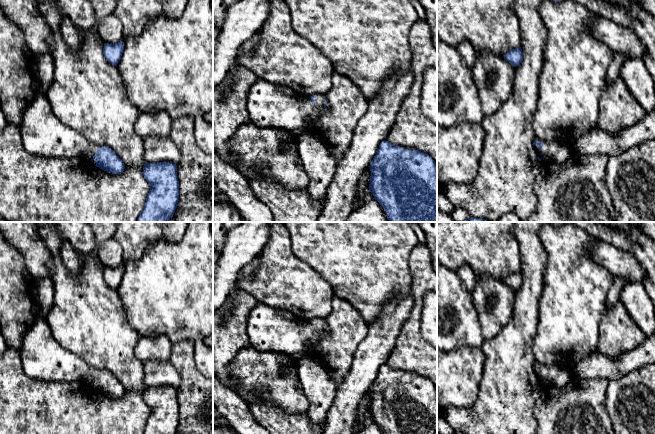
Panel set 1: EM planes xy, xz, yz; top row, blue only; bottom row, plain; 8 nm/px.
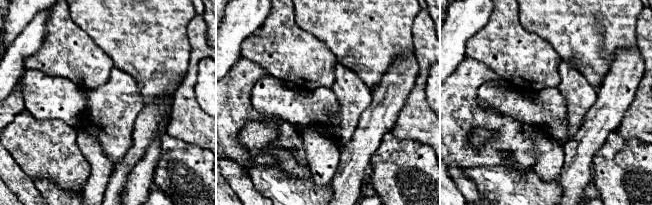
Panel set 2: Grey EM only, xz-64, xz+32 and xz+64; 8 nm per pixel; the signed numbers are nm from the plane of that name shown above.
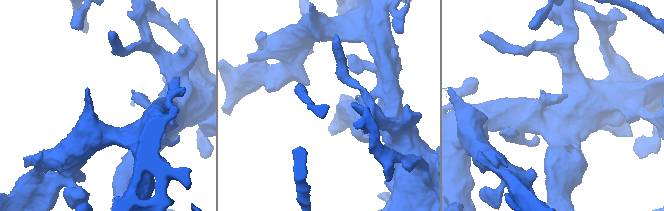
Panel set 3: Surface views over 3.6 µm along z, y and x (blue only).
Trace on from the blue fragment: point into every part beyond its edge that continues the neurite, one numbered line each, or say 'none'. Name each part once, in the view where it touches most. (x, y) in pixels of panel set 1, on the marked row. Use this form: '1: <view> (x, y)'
1: xy (43, 134)

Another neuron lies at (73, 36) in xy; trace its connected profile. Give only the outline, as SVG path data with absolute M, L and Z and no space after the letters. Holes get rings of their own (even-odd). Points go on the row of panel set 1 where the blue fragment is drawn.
M68 17L62 19L60 30L71 51L77 51L88 34L79 29Z

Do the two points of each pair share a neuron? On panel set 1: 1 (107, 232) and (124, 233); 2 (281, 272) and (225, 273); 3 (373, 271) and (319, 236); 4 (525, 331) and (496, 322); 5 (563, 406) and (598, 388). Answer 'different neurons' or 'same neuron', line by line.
1: different neurons
2: different neurons
3: same neuron
4: different neurons
5: same neuron

